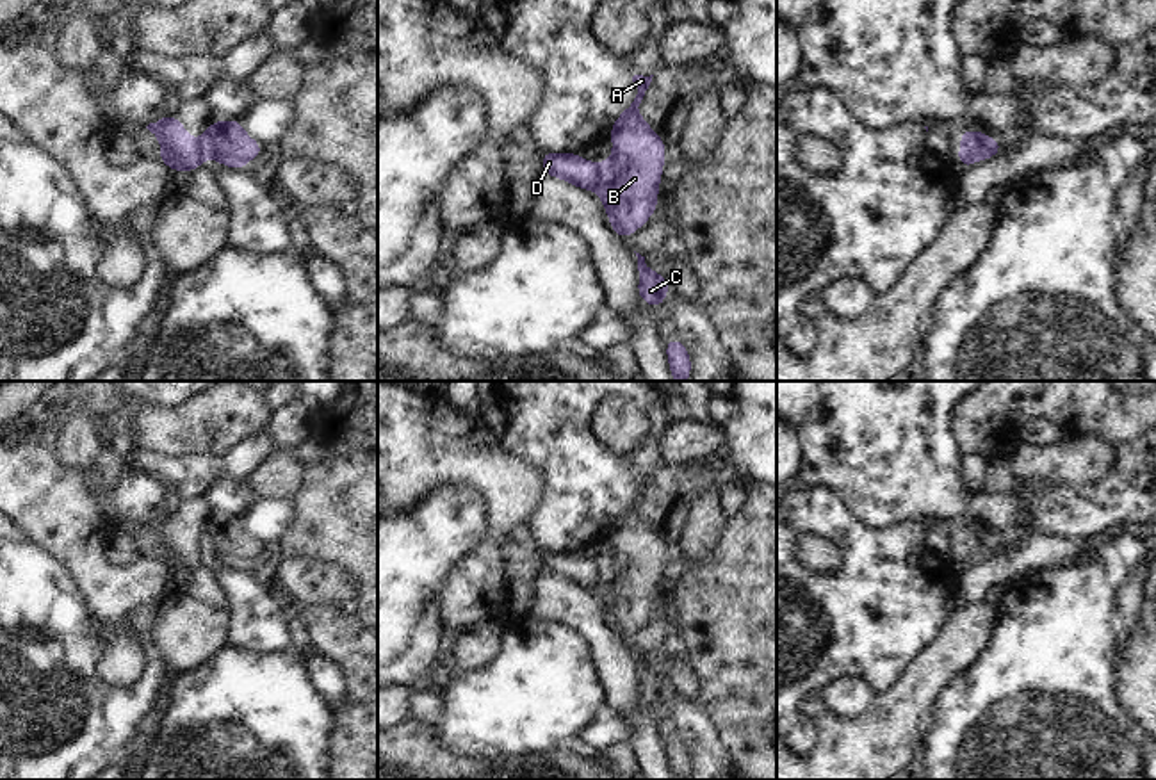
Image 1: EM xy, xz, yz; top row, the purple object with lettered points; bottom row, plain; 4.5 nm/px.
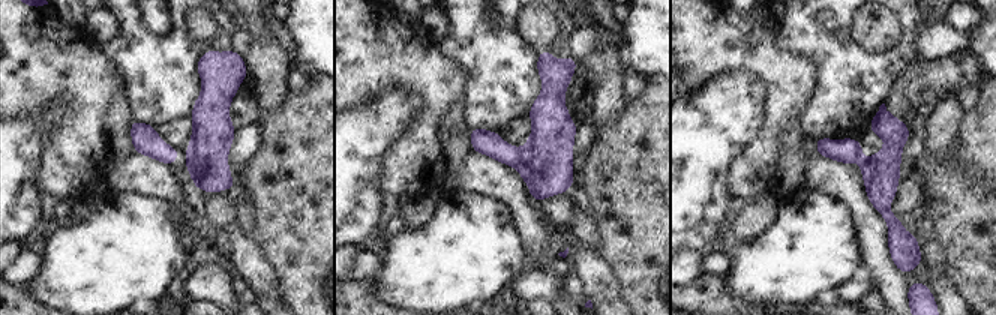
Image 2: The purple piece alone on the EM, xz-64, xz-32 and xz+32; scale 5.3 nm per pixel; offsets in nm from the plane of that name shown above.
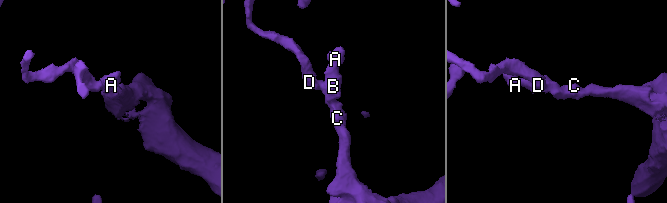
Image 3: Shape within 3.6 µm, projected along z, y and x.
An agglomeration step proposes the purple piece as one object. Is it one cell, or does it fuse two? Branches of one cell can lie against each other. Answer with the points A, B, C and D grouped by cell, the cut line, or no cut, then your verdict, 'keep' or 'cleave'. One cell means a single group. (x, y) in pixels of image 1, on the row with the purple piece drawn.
A B C / D; cut in xz along (606, 164), (606, 175), (594, 189); cleave

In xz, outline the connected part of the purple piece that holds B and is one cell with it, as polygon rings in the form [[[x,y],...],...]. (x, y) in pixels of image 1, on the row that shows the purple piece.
[[[632,77],[638,94],[615,119],[609,132],[613,153],[606,160],[606,176],[595,189],[613,232],[620,239],[639,230],[659,207],[657,194],[664,169],[666,142],[638,110],[652,77]]]

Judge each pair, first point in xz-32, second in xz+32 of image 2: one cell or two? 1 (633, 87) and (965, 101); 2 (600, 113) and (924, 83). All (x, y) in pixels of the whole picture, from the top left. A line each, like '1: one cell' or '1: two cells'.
1: one cell
2: two cells

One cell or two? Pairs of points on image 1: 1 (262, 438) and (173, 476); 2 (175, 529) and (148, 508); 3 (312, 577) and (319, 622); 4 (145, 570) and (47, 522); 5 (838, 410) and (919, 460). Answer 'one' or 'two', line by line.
1: one
2: two
3: two
4: one
5: one

